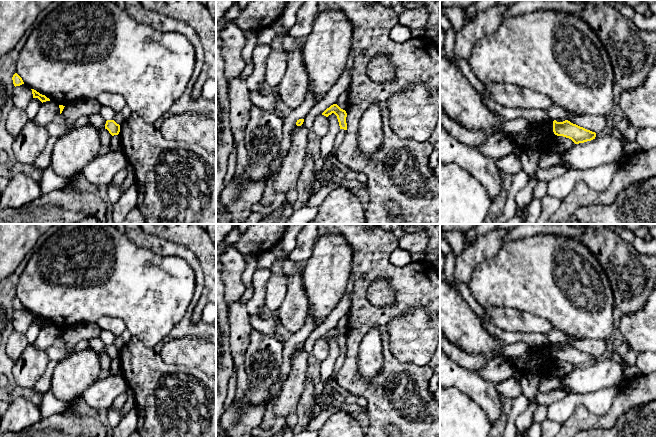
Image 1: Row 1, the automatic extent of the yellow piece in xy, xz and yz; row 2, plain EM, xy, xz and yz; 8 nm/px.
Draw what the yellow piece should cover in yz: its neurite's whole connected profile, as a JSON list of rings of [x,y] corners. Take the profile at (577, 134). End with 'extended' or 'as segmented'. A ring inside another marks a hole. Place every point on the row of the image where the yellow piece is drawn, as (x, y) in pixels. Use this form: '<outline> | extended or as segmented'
[[[568,120],[563,122],[553,121],[553,132],[557,136],[571,139],[575,144],[584,143],[595,139],[596,133],[571,123]]] | as segmented

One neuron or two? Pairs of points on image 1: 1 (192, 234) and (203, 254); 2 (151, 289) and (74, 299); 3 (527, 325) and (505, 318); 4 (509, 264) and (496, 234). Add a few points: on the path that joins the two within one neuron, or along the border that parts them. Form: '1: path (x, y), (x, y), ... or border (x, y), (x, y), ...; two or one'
1: path (196, 239), (203, 249); one
2: path (132, 289), (93, 289); one
3: path (522, 322), (510, 319); one
4: border (502, 244), (494, 255), (484, 261); two

